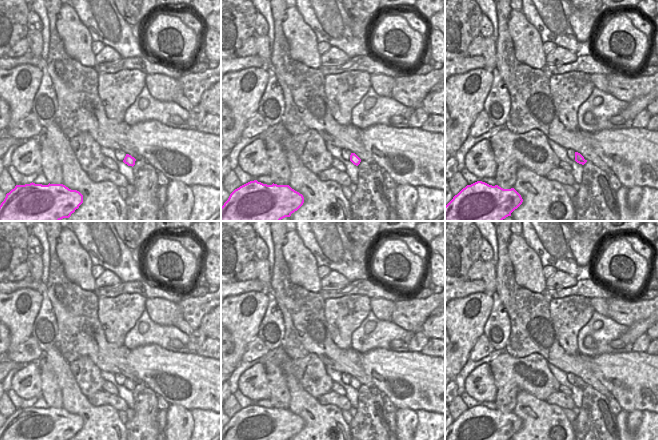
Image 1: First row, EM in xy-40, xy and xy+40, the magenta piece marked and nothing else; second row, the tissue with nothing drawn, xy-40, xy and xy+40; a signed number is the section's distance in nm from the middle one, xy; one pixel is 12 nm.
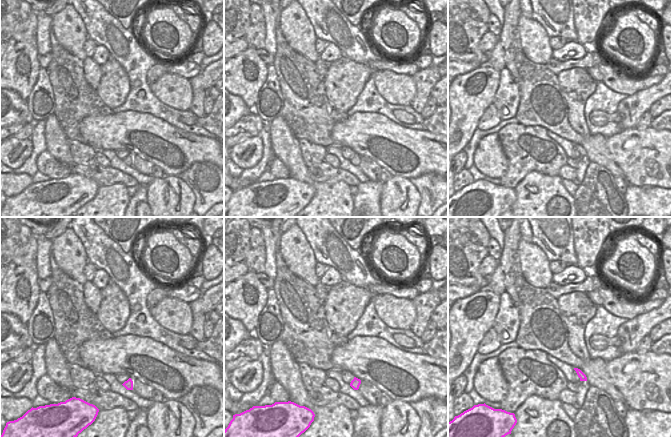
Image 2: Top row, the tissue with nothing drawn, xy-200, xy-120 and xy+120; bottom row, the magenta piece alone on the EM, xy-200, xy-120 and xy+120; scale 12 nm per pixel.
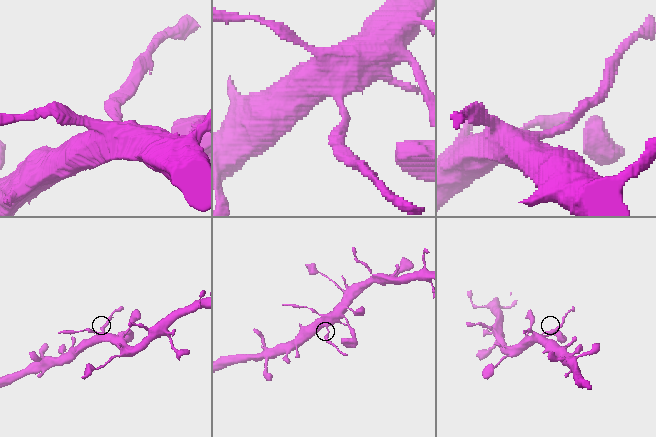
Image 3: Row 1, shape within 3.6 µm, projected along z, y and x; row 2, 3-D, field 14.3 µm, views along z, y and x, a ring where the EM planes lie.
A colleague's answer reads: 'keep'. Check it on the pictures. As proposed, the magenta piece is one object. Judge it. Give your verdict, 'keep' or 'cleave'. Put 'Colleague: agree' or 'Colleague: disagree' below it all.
keep
Colleague: agree

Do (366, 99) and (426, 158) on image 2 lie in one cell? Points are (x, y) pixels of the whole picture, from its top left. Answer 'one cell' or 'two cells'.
two cells

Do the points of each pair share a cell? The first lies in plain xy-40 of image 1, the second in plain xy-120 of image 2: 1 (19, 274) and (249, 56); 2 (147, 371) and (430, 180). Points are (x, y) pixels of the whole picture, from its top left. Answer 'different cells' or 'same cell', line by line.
1: different cells
2: different cells

